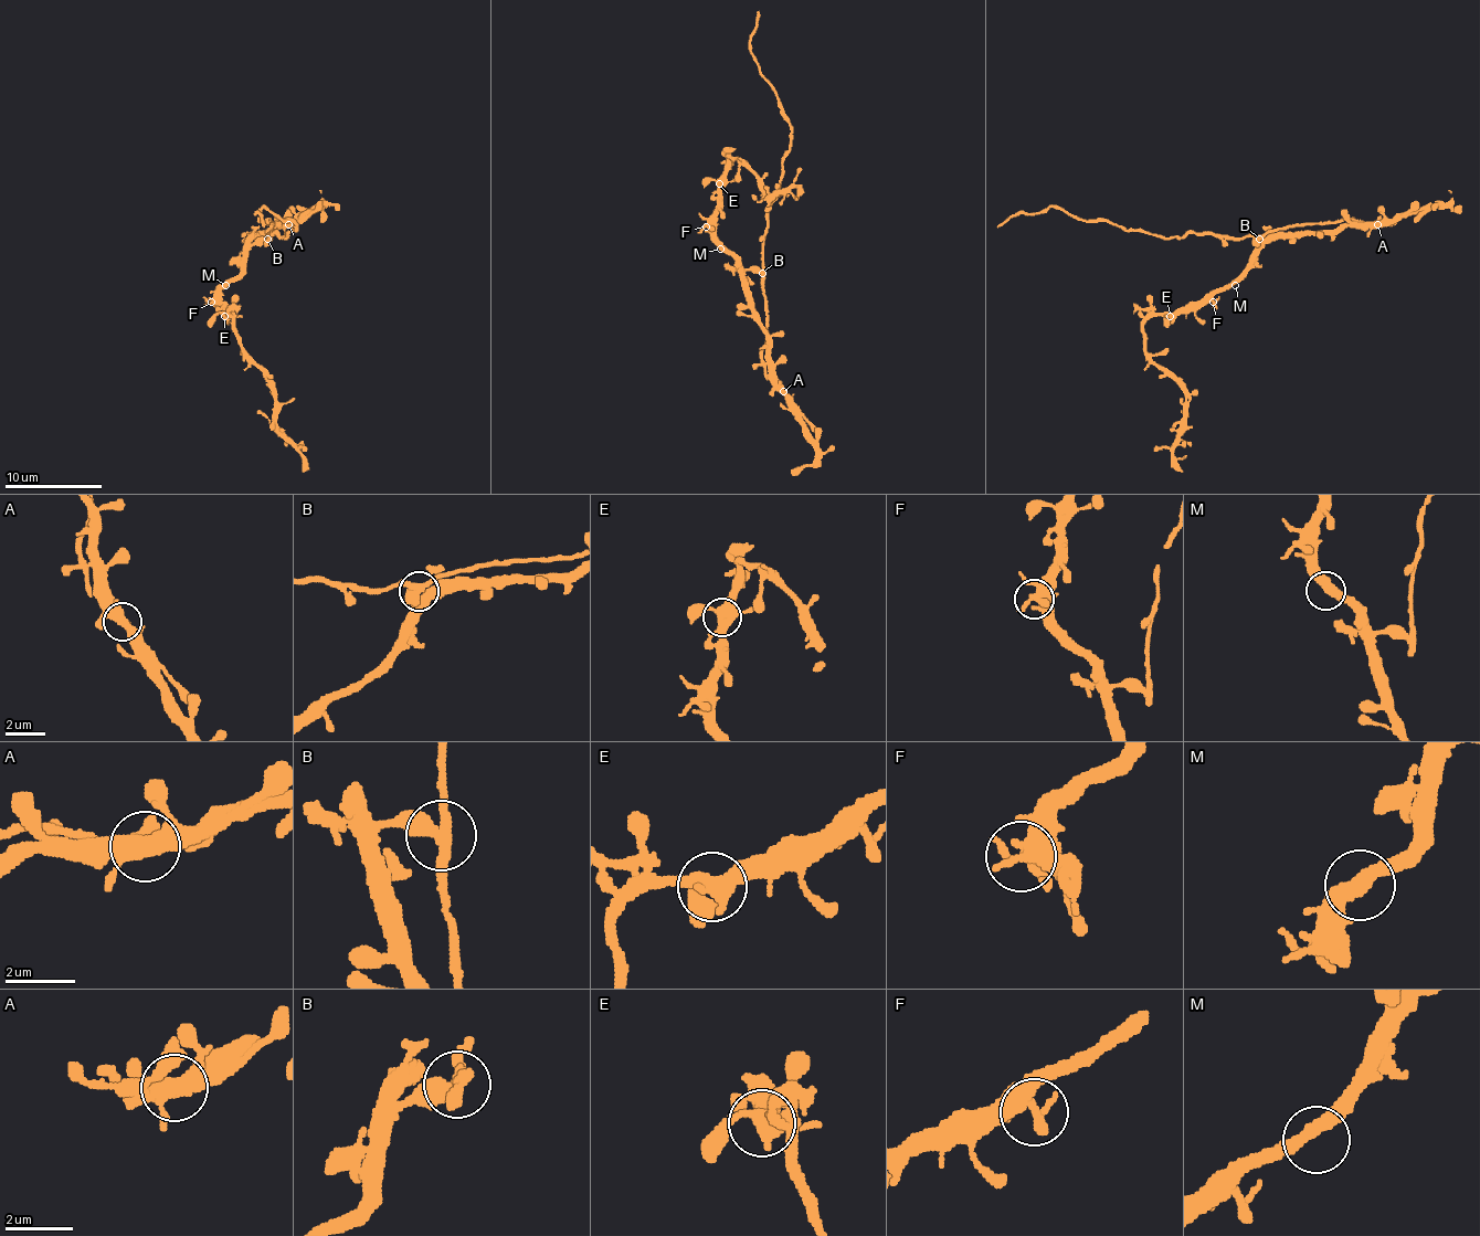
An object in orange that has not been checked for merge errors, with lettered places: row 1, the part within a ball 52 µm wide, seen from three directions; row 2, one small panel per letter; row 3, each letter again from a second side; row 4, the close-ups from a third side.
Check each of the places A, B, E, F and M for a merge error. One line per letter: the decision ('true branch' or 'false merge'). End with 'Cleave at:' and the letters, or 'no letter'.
A: true branch
B: false merge
E: true branch
F: true branch
M: true branch
Cleave at: B

